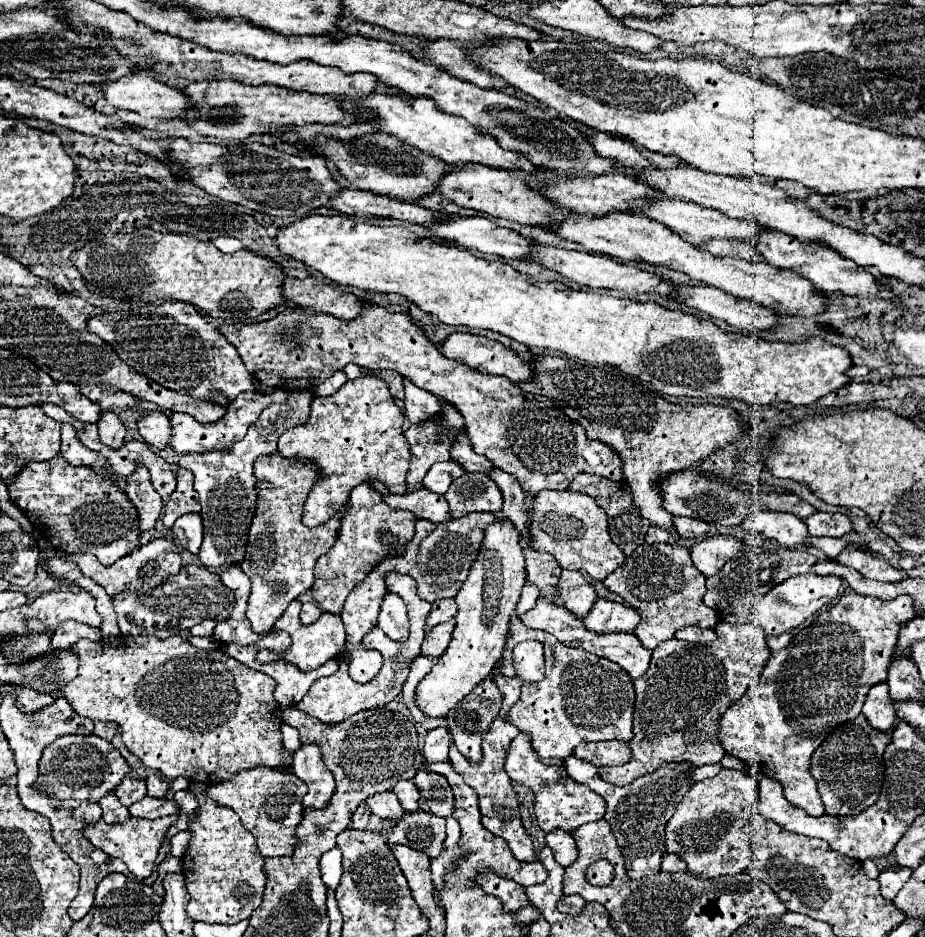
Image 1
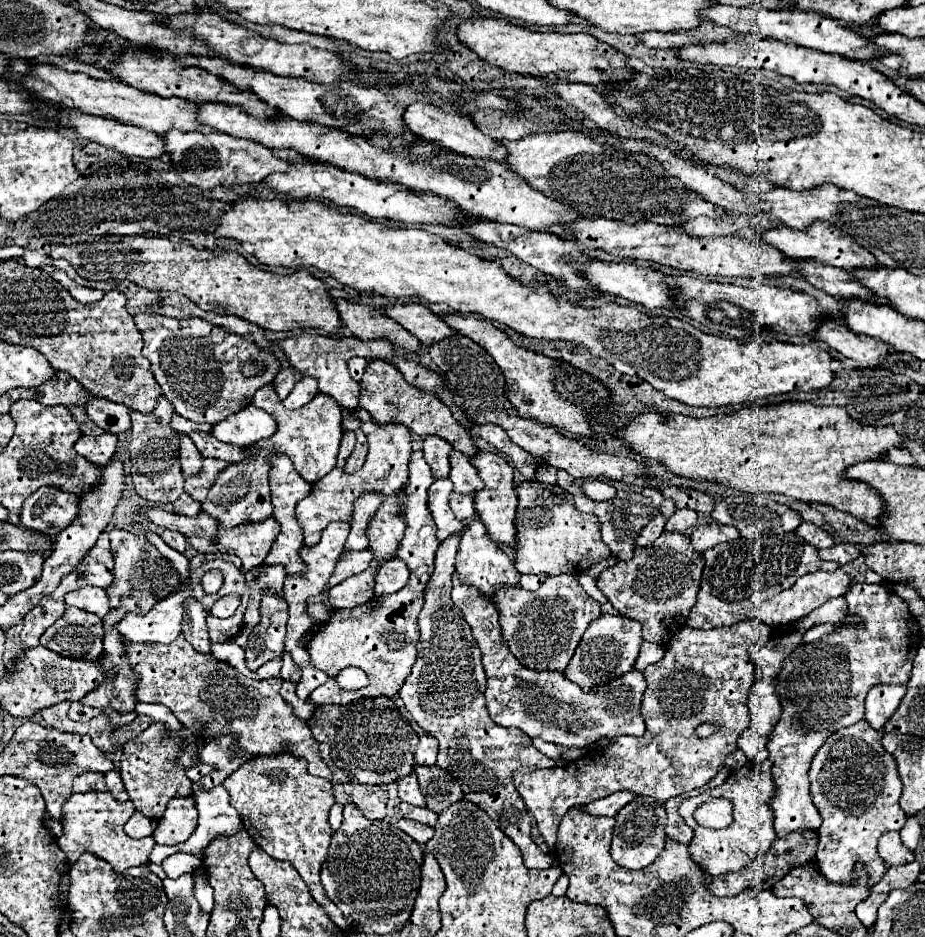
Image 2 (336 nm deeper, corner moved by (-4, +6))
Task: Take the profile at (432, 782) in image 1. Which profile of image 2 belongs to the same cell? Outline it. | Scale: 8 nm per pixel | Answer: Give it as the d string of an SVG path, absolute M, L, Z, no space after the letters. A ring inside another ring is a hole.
M417 765L415 773L419 777L421 793L425 795L427 807L431 811L441 813L451 803L463 799L463 791L461 791L459 783L445 769L441 769L437 765L431 765L431 767Z

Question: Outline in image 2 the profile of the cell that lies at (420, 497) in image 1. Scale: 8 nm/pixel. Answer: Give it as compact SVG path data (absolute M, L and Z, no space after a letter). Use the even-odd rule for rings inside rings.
M453 493L449 497L449 507L453 509L455 517L459 517L461 521L469 521L477 515L475 507L473 507L473 497L469 495L459 495L459 493Z

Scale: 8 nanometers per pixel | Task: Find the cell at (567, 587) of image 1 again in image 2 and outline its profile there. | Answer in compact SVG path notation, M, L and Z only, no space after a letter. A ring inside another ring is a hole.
M575 575L549 577L537 591L523 587L503 587L495 595L503 637L511 653L529 669L559 669L571 661L587 625L597 619L599 603L591 599L577 583Z

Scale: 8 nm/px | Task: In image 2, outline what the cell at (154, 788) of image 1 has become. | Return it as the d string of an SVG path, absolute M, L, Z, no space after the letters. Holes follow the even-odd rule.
M193 797L171 799L163 817L157 821L153 839L159 845L175 845L187 841L197 827L197 807Z

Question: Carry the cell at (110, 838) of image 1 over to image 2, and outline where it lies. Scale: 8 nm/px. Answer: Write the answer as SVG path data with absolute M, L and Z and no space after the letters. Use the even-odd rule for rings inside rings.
M87 791L87 793L73 793L67 803L63 805L63 835L57 839L61 851L67 855L69 863L75 863L81 853L89 851L121 873L135 865L145 865L149 861L149 855L155 847L155 839L131 839L125 835L123 825L131 817L131 801L117 803L107 791Z

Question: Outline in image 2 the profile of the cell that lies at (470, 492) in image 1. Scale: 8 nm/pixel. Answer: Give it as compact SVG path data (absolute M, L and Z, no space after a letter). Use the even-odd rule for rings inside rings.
M451 451L449 461L451 461L449 477L453 481L453 491L461 495L477 495L479 489L483 489L483 481L479 479L471 461L459 451Z

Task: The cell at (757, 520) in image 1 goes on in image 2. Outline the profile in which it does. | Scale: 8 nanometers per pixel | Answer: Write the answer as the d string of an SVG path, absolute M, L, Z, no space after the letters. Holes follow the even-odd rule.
M837 543L837 545L833 545L833 547L819 549L817 553L819 553L821 559L825 559L825 561L837 561L839 565L849 563L849 561L853 561L855 557L859 557L859 549L857 549L855 545L851 545L851 543Z

